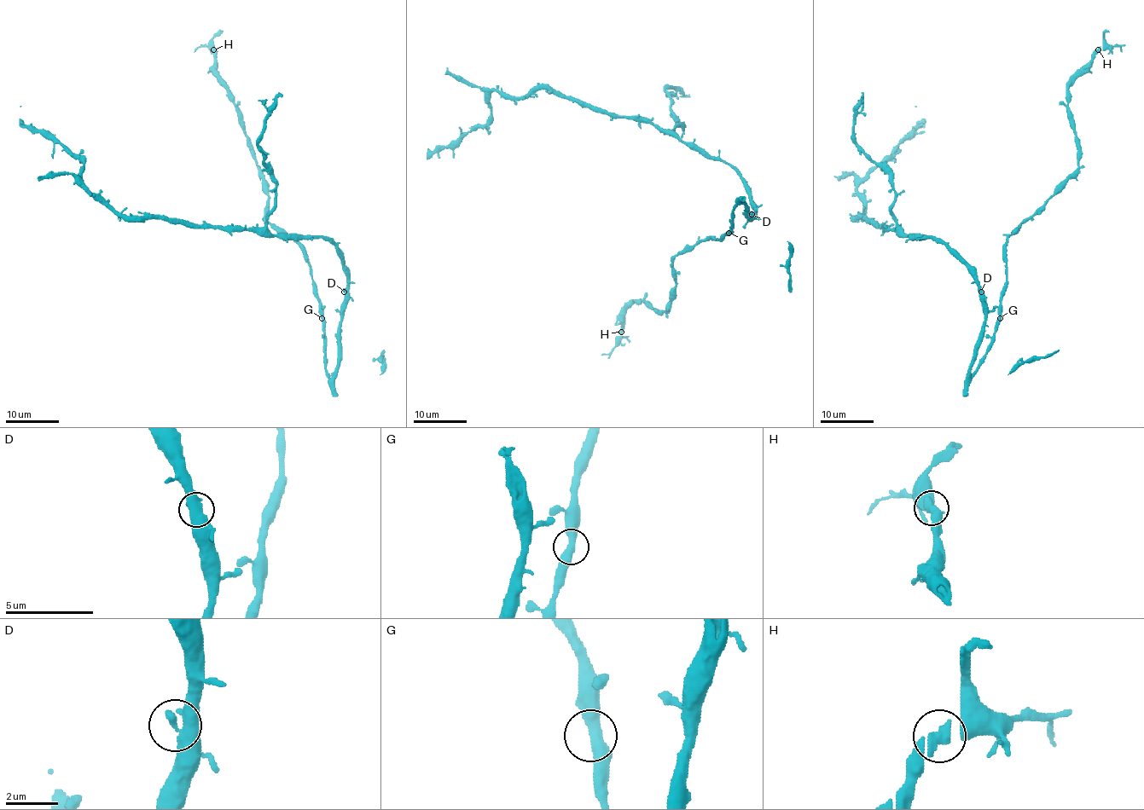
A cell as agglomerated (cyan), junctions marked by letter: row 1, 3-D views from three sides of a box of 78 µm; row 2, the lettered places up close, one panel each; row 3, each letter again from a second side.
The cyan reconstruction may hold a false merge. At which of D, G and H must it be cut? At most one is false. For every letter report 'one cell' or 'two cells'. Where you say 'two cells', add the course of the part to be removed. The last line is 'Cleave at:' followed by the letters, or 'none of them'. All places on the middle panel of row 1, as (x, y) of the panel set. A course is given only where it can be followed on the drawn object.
D: one cell
G: one cell
H: one cell
Cleave at: none of them

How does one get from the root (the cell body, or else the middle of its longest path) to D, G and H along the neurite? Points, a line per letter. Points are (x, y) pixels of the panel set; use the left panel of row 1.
D: (343, 315), (344, 292)
G: (343, 315), (340, 360), (331, 378), (325, 369), (325, 334), (322, 318)
H: (343, 315), (340, 360), (331, 378), (306, 252), (265, 219), (268, 182), (235, 96), (218, 75), (213, 49)

